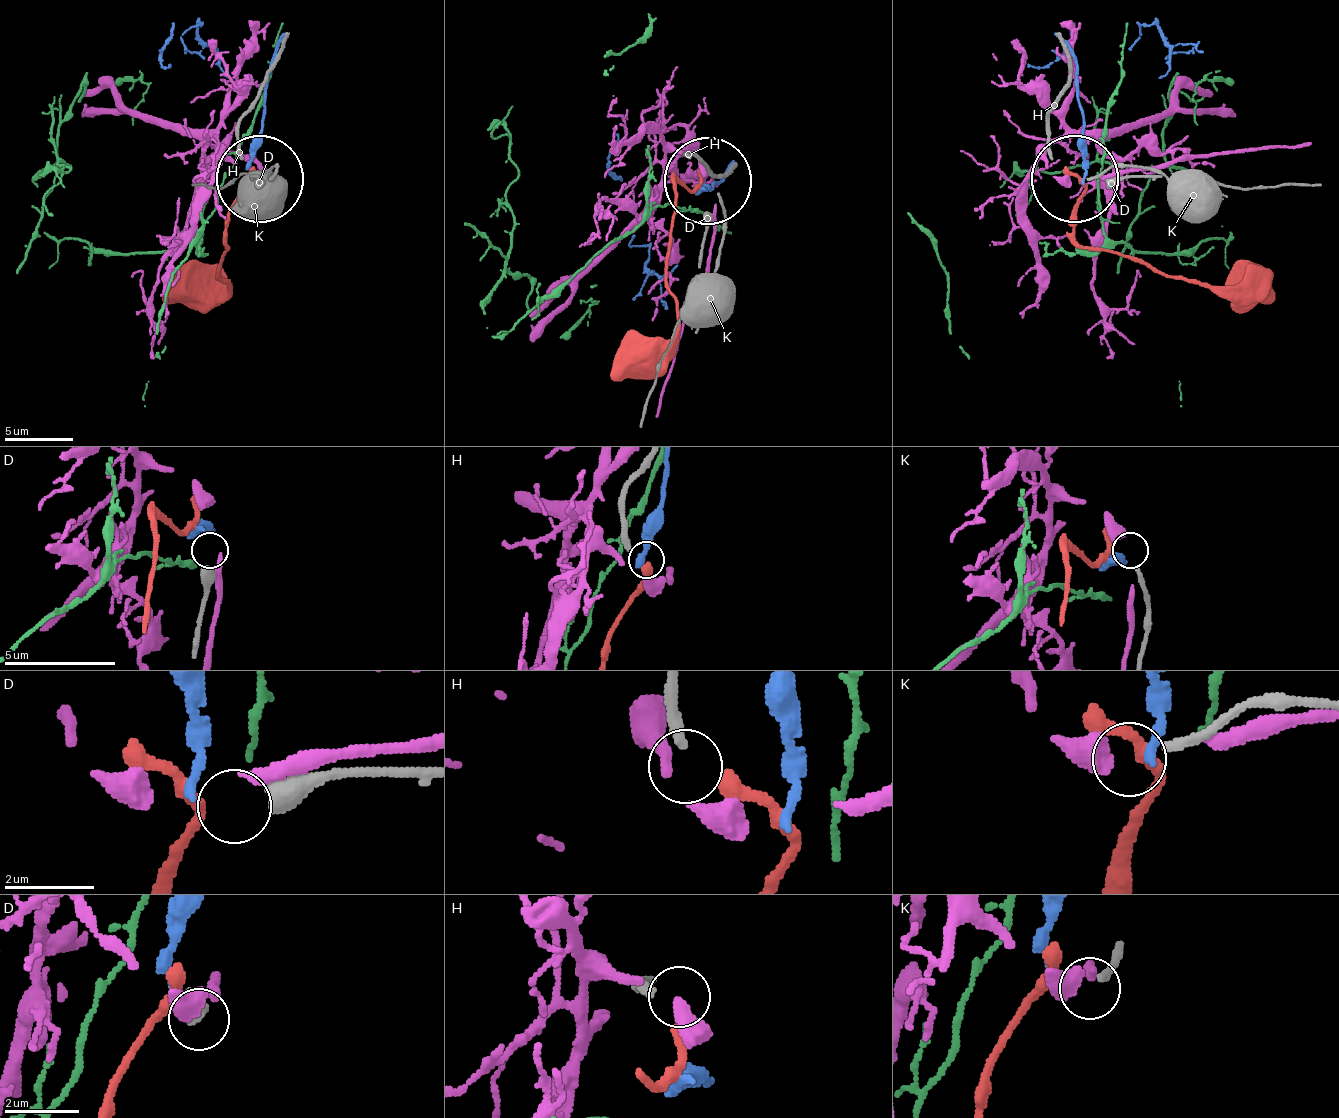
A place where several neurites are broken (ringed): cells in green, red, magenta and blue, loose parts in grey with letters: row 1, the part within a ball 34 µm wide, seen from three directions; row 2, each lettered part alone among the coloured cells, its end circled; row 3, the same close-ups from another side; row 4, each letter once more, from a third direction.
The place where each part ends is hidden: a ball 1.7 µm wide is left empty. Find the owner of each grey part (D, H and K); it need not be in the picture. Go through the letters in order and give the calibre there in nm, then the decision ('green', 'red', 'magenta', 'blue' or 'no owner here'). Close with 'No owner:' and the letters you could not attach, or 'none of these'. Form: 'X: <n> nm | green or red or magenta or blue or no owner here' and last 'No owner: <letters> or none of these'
D: 500 nm | blue
H: 280 nm | red
K: 200 nm | no owner here
No owner: K

